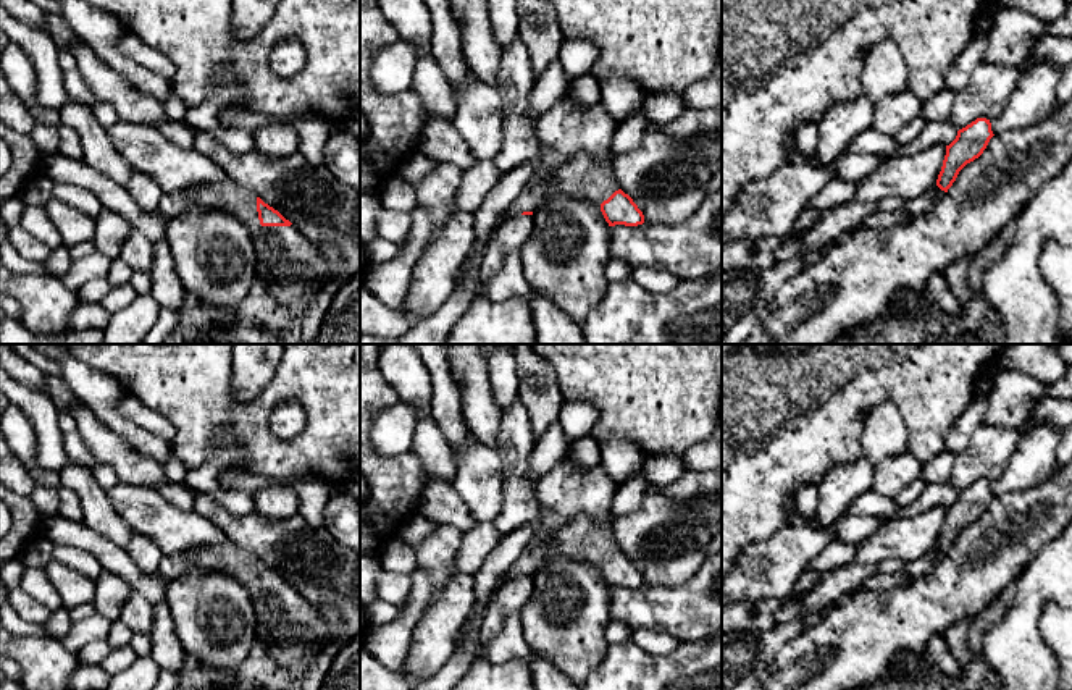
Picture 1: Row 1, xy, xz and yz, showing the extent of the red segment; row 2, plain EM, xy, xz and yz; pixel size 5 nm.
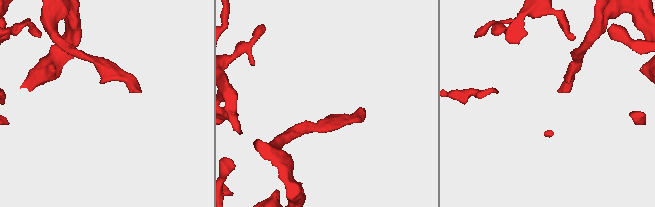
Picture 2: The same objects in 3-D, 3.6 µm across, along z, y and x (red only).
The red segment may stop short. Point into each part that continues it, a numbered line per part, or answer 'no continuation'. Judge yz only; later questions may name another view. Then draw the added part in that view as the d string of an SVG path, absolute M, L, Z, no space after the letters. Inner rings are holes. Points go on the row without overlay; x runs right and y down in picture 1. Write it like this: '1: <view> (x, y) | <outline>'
1: yz (917, 567) | M935 546L923 556L907 561L904 574L911 577L925 577L944 556L946 554Z

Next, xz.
1: xz (582, 538) | M612 514L602 520L591 515L575 515L563 522L549 538L531 540L510 566L507 575L534 574L547 561L559 556L601 567L618 553L612 530L615 519Z

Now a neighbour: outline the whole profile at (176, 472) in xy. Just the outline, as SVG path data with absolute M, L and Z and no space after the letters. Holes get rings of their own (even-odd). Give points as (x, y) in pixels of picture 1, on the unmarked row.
M174 454L163 464L163 470L173 483L184 483L189 472L189 469Z

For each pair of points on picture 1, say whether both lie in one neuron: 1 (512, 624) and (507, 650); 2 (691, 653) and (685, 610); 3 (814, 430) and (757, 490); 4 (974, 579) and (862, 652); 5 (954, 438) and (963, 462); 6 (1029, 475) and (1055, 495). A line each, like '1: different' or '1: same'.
1: same
2: different
3: same
4: same
5: different
6: different

